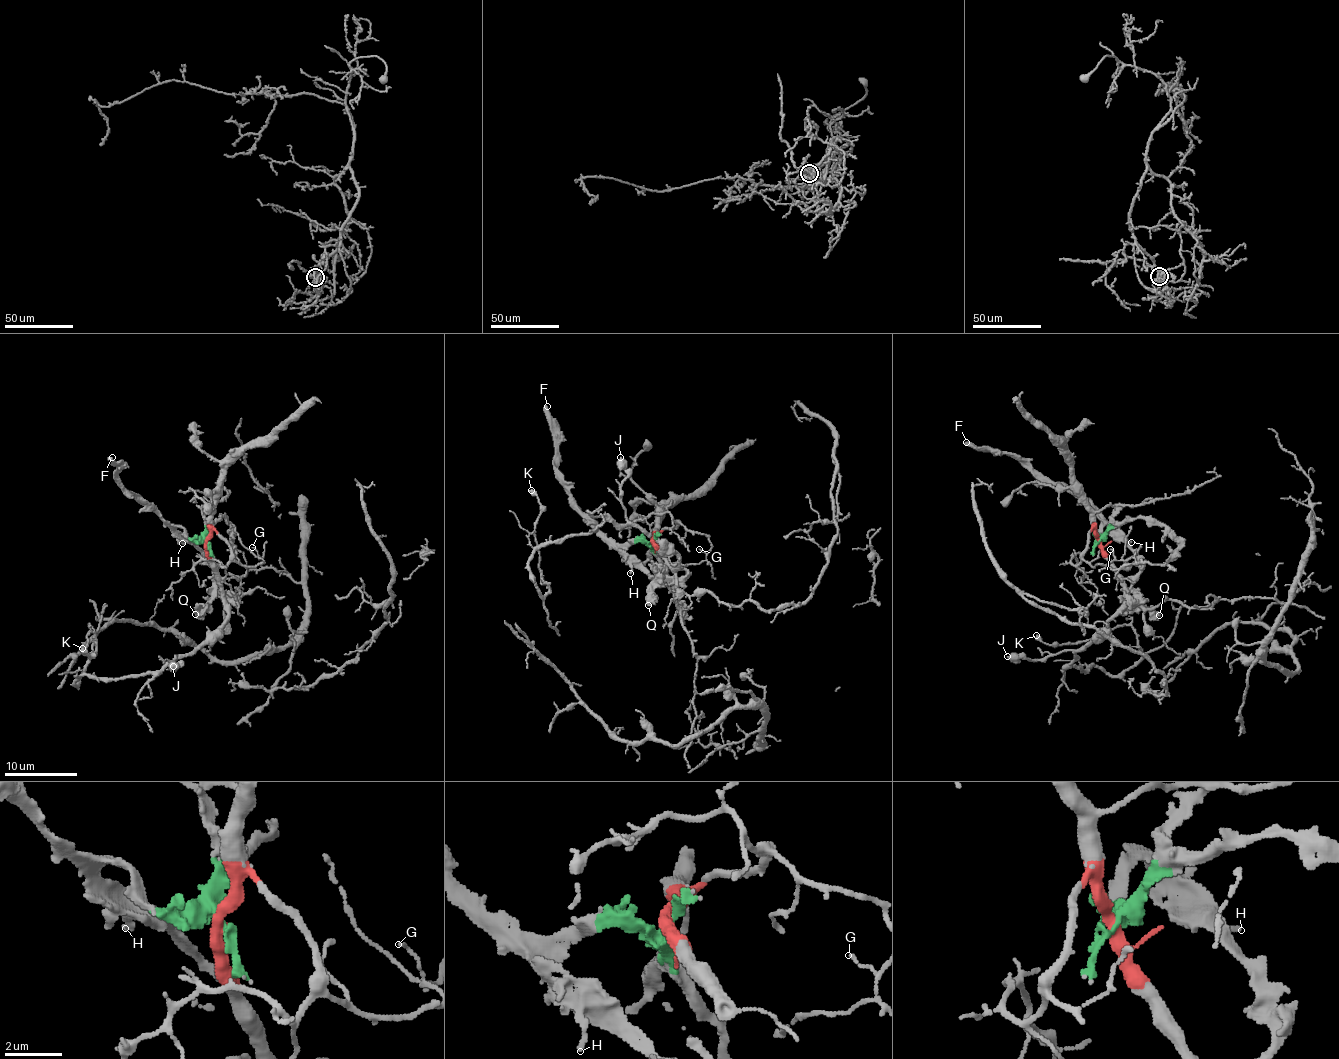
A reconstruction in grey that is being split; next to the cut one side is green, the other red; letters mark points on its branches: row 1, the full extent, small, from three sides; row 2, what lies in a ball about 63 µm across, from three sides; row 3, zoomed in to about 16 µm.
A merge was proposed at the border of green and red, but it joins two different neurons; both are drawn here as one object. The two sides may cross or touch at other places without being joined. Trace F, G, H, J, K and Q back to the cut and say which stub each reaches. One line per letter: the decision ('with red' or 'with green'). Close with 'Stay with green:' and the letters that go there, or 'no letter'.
F: with green
G: with red
H: with green
J: with red
K: with red
Q: with green
Stay with green: F, H, Q

